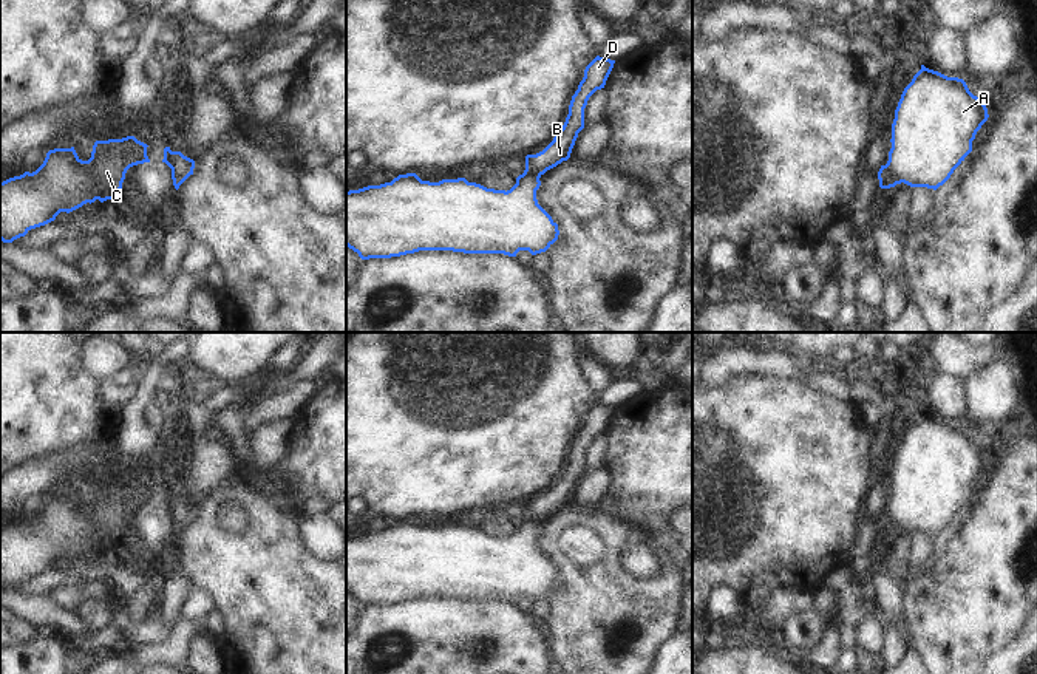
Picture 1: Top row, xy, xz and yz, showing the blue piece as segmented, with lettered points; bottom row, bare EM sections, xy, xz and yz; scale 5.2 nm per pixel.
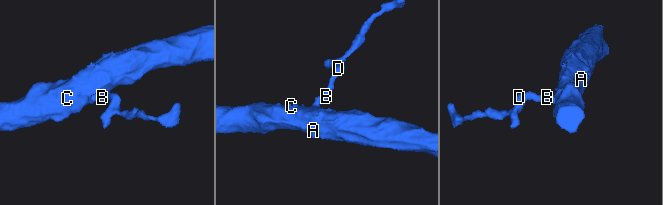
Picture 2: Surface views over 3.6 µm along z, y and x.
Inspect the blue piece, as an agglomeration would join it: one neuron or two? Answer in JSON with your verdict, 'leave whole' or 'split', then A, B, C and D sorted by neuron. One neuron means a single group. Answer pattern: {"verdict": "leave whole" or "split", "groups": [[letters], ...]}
{"verdict": "leave whole", "groups": [["A", "B", "C", "D"]]}

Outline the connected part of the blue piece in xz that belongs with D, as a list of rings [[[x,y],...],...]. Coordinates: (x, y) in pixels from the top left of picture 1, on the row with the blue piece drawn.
[[[597,56],[572,96],[569,114],[553,141],[539,153],[525,156],[525,170],[510,190],[487,189],[465,178],[422,181],[416,173],[399,175],[391,182],[346,192],[346,246],[362,260],[391,258],[419,250],[453,250],[464,254],[504,254],[519,250],[546,252],[559,235],[558,224],[538,204],[539,178],[570,158],[578,133],[584,128],[589,97],[604,88],[615,60]]]

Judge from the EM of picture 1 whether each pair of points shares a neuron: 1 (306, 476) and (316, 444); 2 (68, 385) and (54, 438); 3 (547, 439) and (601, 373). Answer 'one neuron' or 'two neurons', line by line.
1: one neuron
2: one neuron
3: two neurons

